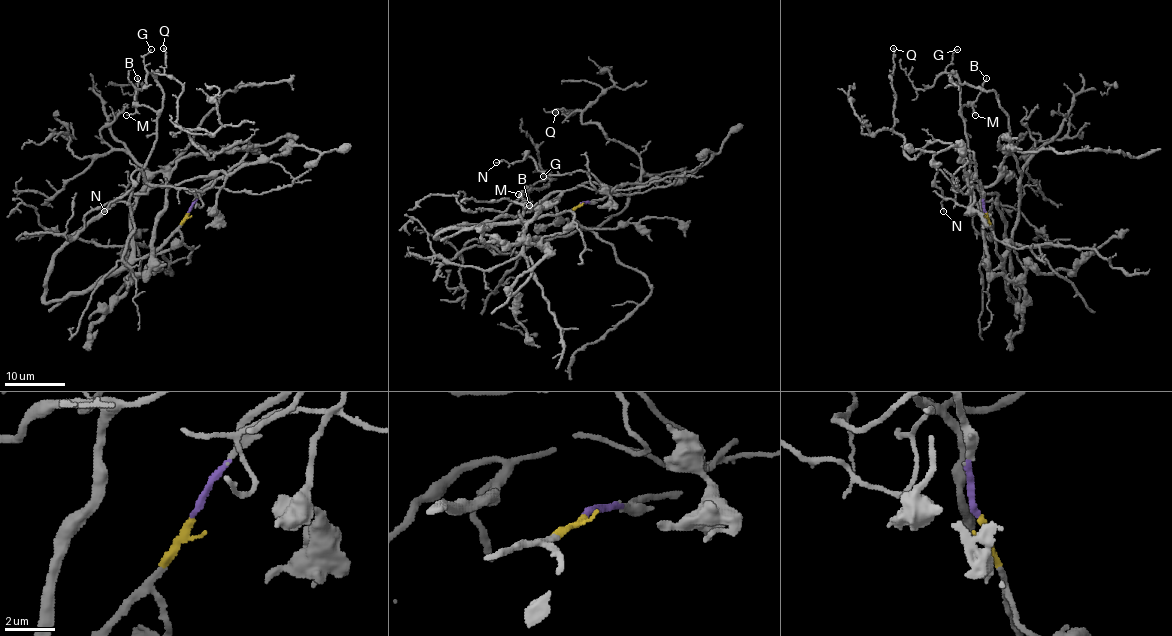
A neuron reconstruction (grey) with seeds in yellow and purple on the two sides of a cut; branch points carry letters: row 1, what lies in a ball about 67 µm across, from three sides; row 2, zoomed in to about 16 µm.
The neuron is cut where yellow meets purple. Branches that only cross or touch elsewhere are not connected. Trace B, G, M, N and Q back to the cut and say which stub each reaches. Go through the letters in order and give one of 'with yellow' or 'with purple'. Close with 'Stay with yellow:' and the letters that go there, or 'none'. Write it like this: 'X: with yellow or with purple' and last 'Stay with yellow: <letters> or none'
B: with yellow
G: with yellow
M: with yellow
N: with purple
Q: with purple
Stay with yellow: B, G, M

